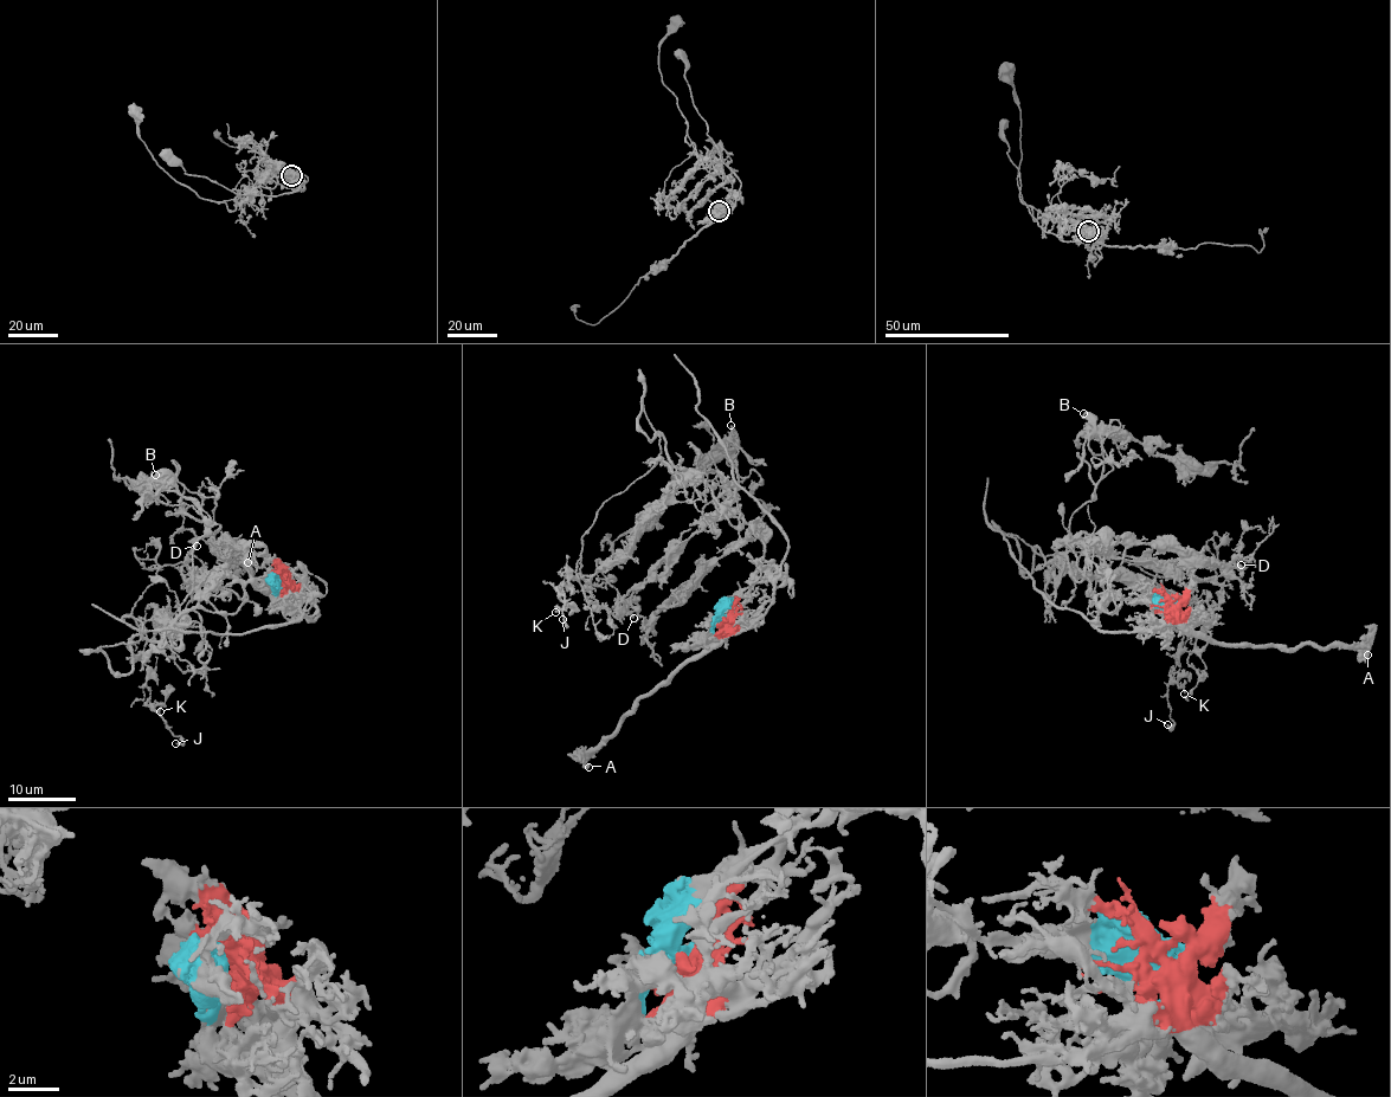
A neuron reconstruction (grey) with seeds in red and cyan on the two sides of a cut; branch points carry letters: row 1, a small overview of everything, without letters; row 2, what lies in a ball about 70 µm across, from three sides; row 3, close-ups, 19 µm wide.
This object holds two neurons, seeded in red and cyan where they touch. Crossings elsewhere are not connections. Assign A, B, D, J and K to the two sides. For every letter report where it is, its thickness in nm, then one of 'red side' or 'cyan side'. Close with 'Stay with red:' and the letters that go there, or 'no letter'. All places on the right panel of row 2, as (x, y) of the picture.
A: place (1367, 655); calibre 360 nm; red side
B: place (1083, 413); calibre 320 nm; cyan side
D: place (1241, 565); calibre 170 nm; cyan side
J: place (1167, 724); calibre 220 nm; cyan side
K: place (1184, 694); calibre 120 nm; cyan side
Stay with red: A

